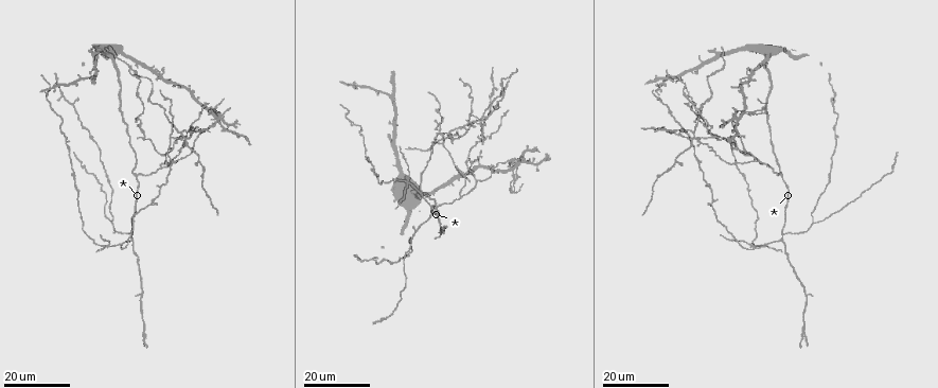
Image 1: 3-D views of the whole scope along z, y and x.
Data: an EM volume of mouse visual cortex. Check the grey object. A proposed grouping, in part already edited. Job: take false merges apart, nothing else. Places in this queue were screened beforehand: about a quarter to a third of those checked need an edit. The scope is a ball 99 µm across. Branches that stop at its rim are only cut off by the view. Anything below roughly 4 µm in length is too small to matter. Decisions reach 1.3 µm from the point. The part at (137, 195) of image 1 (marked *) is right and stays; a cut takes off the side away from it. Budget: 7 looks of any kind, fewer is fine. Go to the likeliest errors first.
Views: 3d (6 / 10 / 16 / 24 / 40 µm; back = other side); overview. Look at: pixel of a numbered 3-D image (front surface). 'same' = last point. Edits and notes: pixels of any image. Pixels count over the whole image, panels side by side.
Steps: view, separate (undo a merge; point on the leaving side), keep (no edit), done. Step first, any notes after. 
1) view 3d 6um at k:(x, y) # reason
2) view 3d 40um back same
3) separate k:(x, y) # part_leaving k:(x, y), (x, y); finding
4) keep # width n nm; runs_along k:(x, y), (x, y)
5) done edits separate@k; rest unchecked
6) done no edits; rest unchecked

view 3d 16um at 1:(408, 180) # four or more arms meet

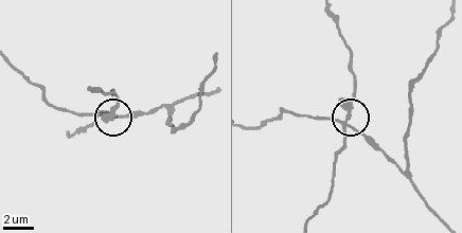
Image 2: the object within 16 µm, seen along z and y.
view 3d 10um at 2:(345, 121) # closer look

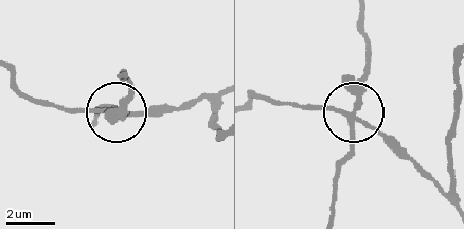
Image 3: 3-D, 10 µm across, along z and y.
separate 3:(110, 115) # width 210 nm; part_leaving 3:(350, 118), (368, 65), (361, 11); a second cell is stuck on

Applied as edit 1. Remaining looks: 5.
view 3d 24um at 1:(815, 222) # branch point

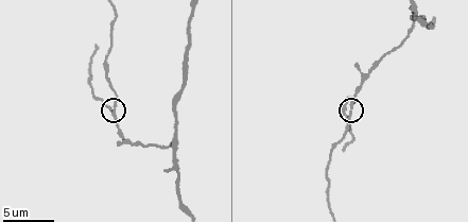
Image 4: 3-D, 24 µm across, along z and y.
view 3d 10um at 4:(350, 105)

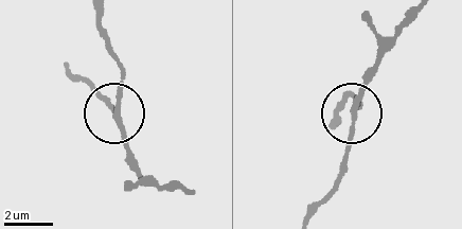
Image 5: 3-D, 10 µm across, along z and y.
keep # width 200 nm; runs_along 5:(416, 15), (360, 90), (336, 183); continuous, no second cell

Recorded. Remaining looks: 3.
view 3d 16um at 1:(439, 124) # sharp bend

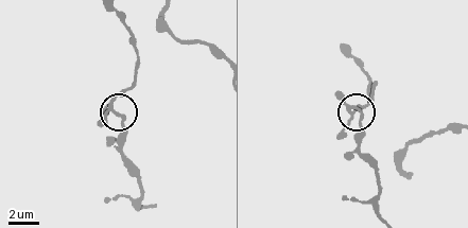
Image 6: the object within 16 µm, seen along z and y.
view 3d 6um at 6:(112, 106)

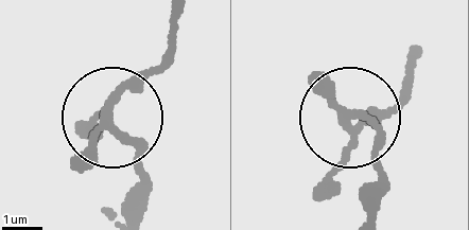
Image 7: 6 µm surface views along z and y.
keep # runs_along 7:(134, 211), (144, 157), (114, 110), (171, 52); all the same cell

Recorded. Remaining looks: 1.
view 3d 10um at 4:(173, 148) # three-way junction

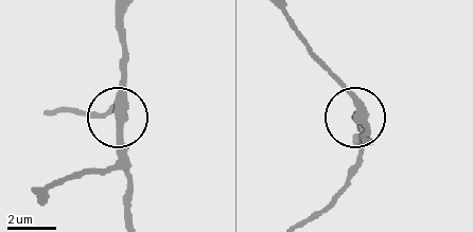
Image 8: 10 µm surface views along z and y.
keep # arms 3; one cell here

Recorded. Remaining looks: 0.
done edits separate@3; rest unchecked

